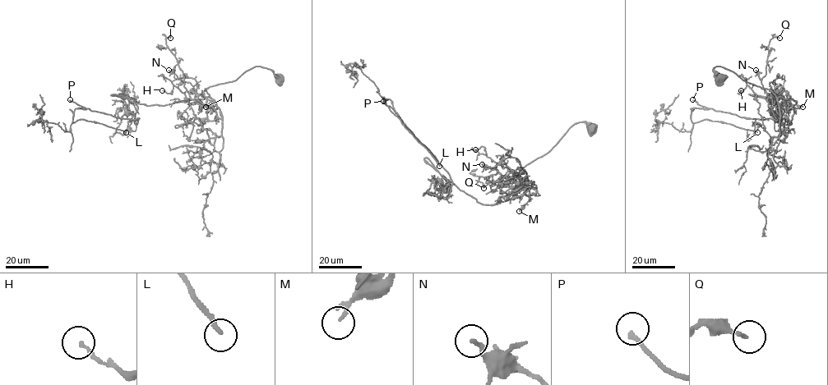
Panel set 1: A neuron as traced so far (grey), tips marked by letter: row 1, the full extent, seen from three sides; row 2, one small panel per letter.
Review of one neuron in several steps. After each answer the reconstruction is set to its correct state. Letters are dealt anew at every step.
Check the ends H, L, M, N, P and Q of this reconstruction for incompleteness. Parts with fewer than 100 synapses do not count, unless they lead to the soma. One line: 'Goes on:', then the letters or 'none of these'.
Goes on: L, P

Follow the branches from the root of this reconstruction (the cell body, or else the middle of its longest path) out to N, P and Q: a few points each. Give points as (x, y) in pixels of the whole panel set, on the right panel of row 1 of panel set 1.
N: (721, 80), (714, 71), (716, 66), (770, 89), (778, 101), (773, 104), (773, 92), (767, 99), (756, 70)
P: (721, 80), (716, 66), (795, 101), (779, 105), (765, 98), (789, 122), (741, 117), (692, 99)
Q: (721, 80), (716, 66), (778, 101), (761, 80), (769, 41), (779, 38)

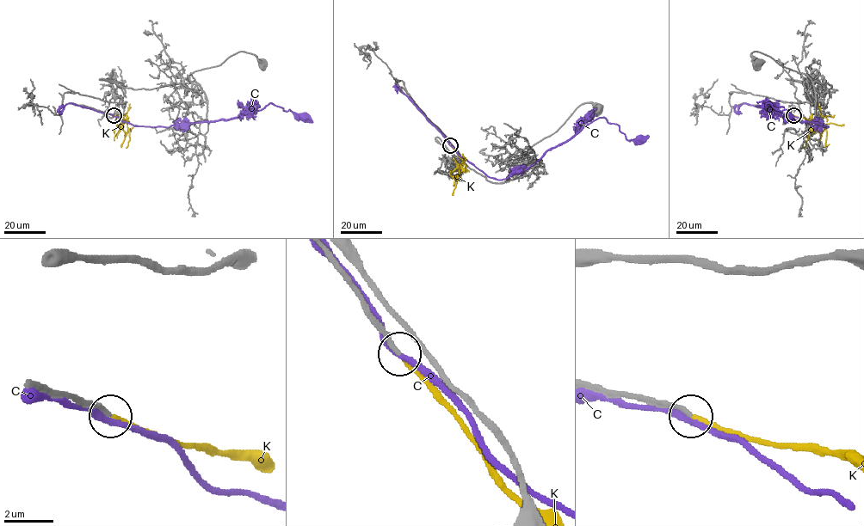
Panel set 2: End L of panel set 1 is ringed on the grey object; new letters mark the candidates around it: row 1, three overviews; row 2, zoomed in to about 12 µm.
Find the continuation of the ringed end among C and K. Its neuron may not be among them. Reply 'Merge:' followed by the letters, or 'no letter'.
Merge: K

